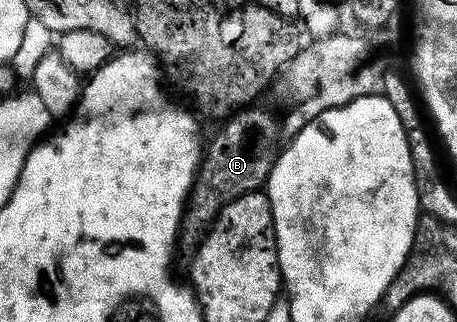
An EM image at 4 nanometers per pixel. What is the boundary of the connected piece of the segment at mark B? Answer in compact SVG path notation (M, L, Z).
M261 104L238 110L224 119L220 126L221 131L210 142L208 139L197 177L193 179L193 187L185 197L181 225L175 241L178 255L196 254L207 228L217 219L222 206L226 202L234 202L244 194L258 193L268 183L271 168L277 161L279 145L277 146L276 130L277 126L279 130L279 118L271 111L264 110Z

